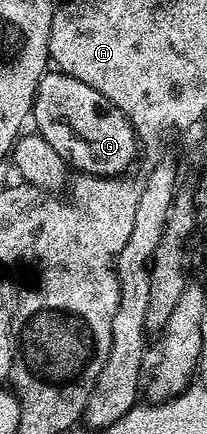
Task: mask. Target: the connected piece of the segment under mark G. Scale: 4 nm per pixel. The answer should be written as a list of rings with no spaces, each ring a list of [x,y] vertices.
[[[54,69],[43,75],[38,83],[38,88],[34,94],[34,110],[32,112],[32,123],[35,123],[37,134],[44,137],[44,141],[48,141],[48,145],[52,145],[52,149],[56,149],[59,157],[66,160],[71,168],[75,167],[75,172],[83,175],[101,175],[103,177],[122,177],[127,174],[126,171],[134,163],[134,158],[140,152],[140,144],[138,142],[138,134],[134,132],[134,126],[128,121],[126,114],[121,111],[116,105],[112,105],[112,101],[108,101],[108,97],[104,97],[100,93],[96,93],[96,89],[92,89],[92,85],[84,85],[84,81],[76,81],[76,77],[71,75],[63,75],[61,71]]]

